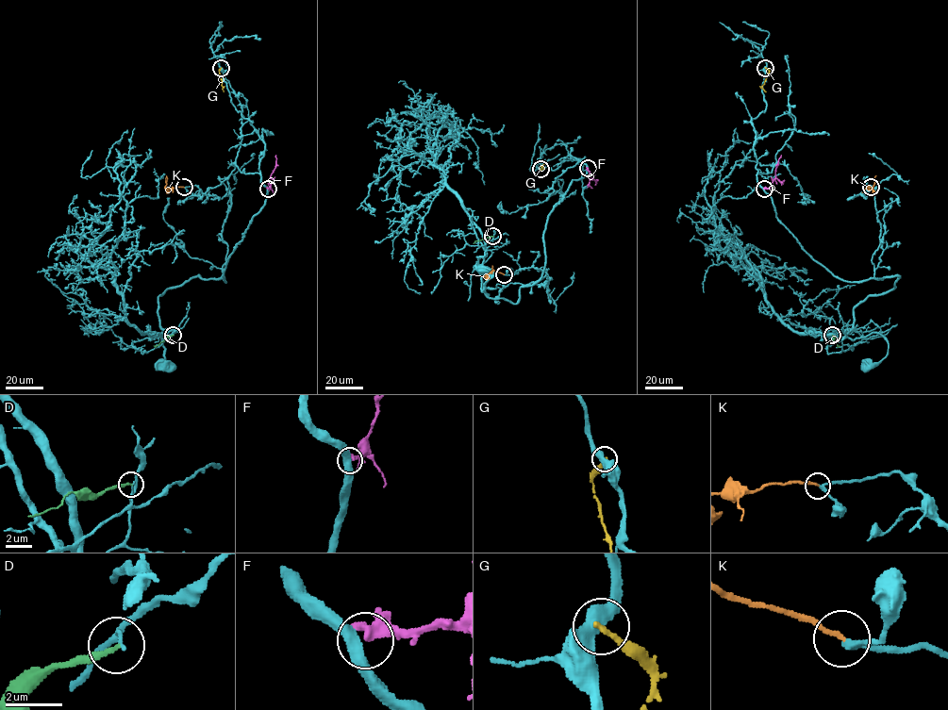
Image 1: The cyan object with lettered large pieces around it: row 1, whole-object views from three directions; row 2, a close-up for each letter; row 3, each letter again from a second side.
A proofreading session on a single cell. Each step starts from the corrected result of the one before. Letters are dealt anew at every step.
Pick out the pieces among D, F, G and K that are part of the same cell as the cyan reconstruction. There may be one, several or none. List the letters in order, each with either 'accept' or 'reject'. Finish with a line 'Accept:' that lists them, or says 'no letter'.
D: reject
F: reject
G: reject
K: accept
Accept: K

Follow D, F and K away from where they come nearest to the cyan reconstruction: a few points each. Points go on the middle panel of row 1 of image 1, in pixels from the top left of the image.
D: (492, 236), (474, 243)
F: (588, 168), (590, 179), (596, 185)
K: (504, 274), (491, 271), (485, 276), (486, 280)

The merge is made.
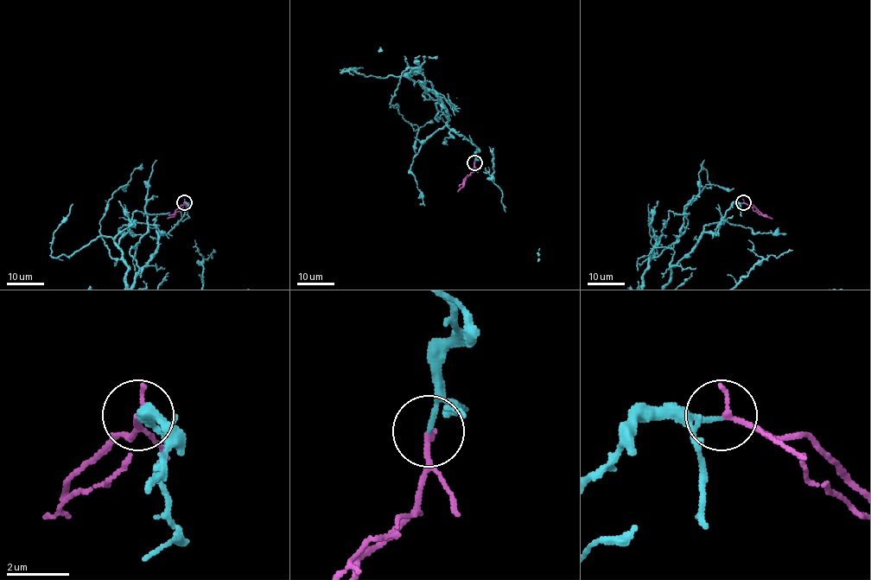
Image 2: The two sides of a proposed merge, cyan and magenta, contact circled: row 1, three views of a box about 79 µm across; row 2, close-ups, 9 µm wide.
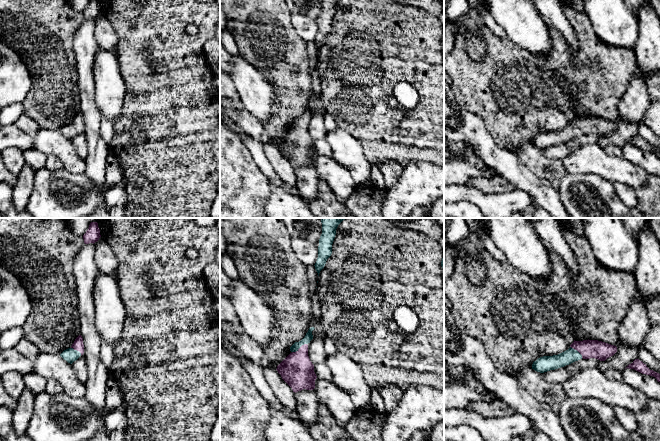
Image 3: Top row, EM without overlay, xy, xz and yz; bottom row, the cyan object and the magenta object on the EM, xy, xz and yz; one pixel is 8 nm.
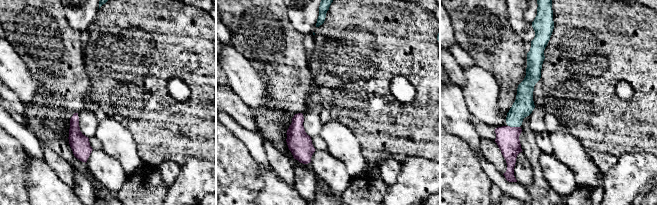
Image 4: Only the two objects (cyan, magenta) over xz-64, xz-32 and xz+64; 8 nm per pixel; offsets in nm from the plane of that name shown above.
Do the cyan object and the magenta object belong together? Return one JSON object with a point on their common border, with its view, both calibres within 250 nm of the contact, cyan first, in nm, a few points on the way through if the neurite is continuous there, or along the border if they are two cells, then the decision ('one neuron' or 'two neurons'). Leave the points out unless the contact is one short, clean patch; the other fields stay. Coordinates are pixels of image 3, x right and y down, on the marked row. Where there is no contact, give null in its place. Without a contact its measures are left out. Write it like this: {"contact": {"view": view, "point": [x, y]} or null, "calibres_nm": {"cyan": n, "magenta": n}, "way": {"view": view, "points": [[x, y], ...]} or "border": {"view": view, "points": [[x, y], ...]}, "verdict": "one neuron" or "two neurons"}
{"contact": {"view": "xz", "point": [299, 347]}, "calibres_nm": {"cyan": 70, "magenta": 260}, "way": {"view": "xz", "points": [[308, 337], [299, 347], [297, 370]]}, "verdict": "one neuron"}

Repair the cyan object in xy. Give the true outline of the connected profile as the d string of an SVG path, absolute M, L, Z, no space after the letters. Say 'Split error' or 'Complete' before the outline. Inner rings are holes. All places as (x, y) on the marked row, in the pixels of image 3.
Split error. M79 335L72 346L66 350L64 350L60 356L66 360L68 363L72 364L74 361L76 361L81 355L84 353L84 344L83 344L83 338L81 335Z

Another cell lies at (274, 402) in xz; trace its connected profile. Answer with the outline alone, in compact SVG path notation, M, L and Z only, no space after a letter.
M237 358L237 359L239 360L240 364L247 370L250 377L252 378L253 384L258 389L262 397L269 403L270 406L282 411L291 418L300 420L302 422L300 416L296 411L286 408L275 397L275 394L268 385L266 378L264 376L265 367L247 358Z

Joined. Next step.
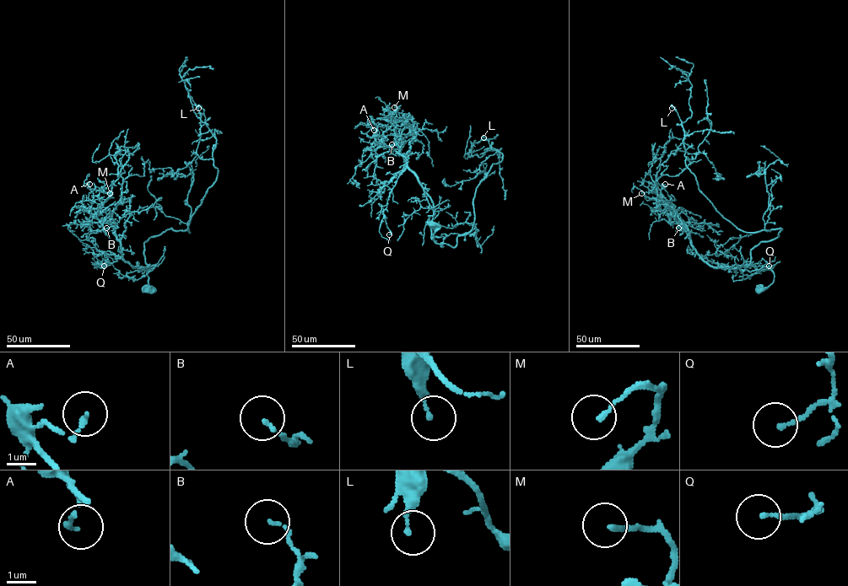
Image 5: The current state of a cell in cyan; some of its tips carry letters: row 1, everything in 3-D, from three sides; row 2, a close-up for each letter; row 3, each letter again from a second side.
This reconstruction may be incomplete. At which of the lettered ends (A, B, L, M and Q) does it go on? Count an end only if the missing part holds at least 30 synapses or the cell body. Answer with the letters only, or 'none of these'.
none of these

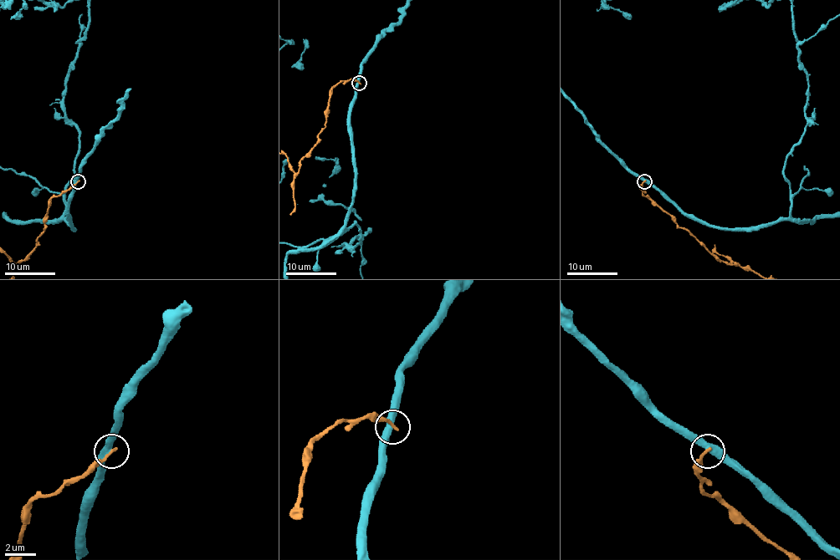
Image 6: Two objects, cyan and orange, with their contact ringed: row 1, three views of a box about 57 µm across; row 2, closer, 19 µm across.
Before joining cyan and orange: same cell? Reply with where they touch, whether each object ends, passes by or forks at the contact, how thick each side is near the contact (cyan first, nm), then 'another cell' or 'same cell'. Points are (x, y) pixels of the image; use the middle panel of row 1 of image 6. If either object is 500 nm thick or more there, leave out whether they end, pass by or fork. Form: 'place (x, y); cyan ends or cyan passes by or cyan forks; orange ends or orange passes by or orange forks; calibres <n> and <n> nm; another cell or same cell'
place (359, 83); cyan passes by; orange ends; calibres 440 and 200 nm; another cell

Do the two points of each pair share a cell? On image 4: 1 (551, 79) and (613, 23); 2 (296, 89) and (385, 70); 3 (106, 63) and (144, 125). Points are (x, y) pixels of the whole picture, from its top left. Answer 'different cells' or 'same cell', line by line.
1: same cell
2: different cells
3: same cell

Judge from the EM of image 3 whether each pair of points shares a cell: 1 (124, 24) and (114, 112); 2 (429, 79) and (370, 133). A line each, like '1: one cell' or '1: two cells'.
1: two cells
2: one cell

